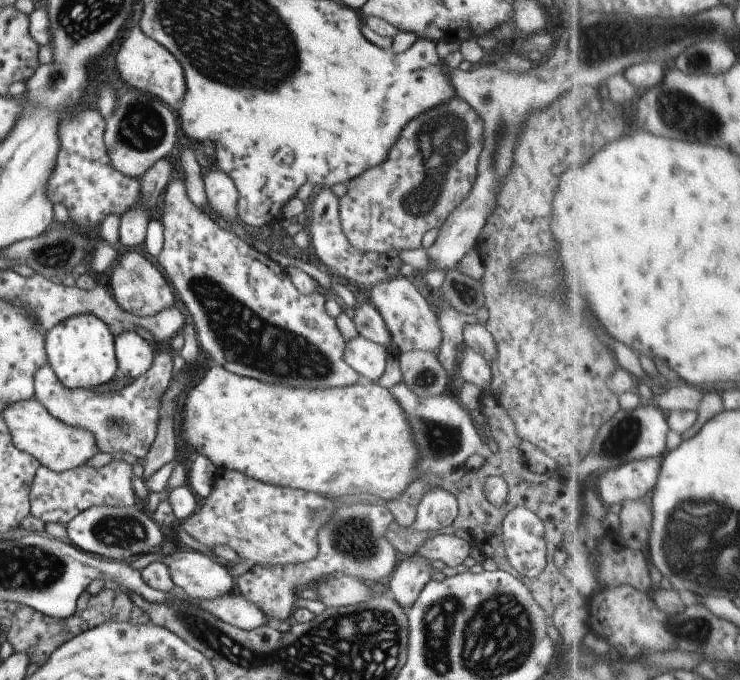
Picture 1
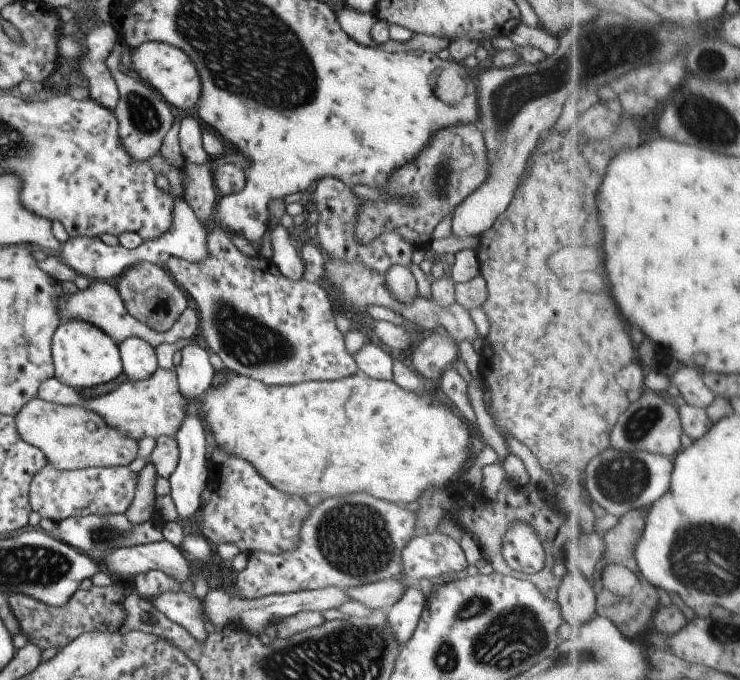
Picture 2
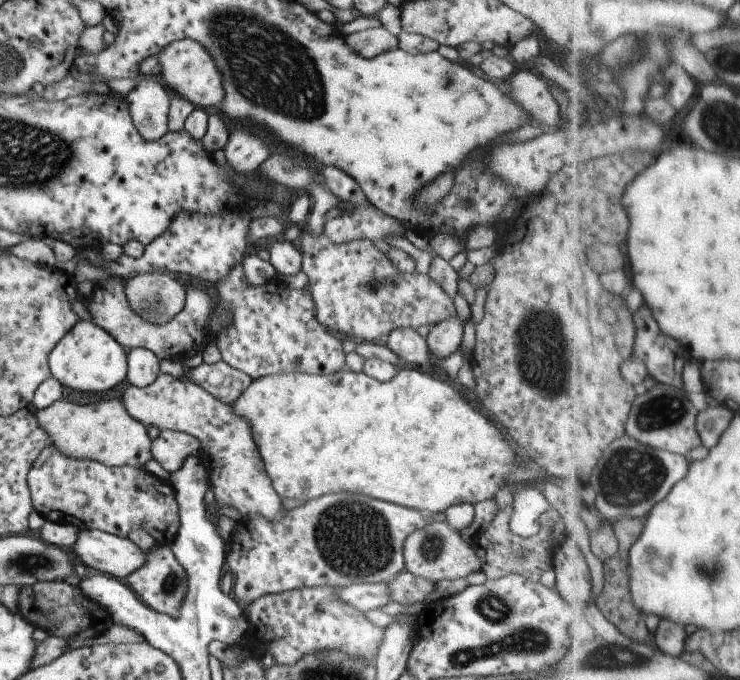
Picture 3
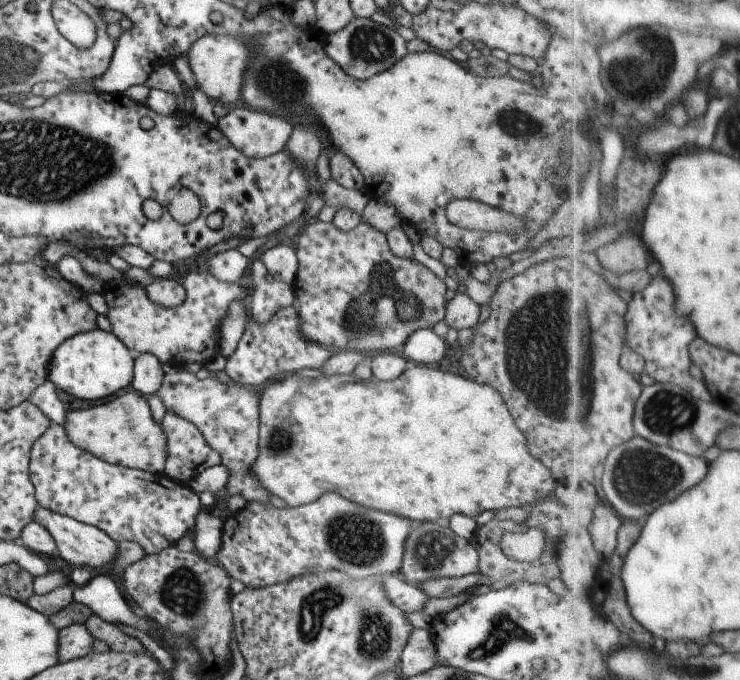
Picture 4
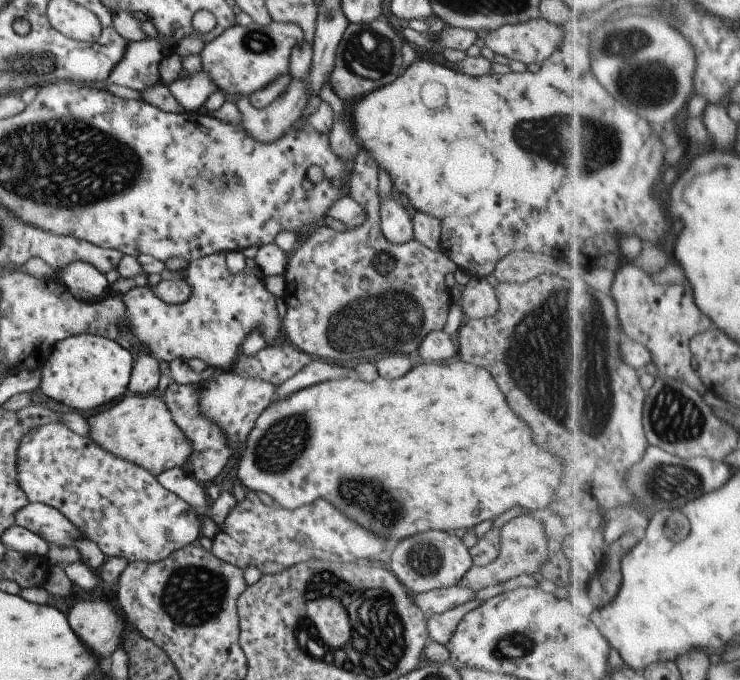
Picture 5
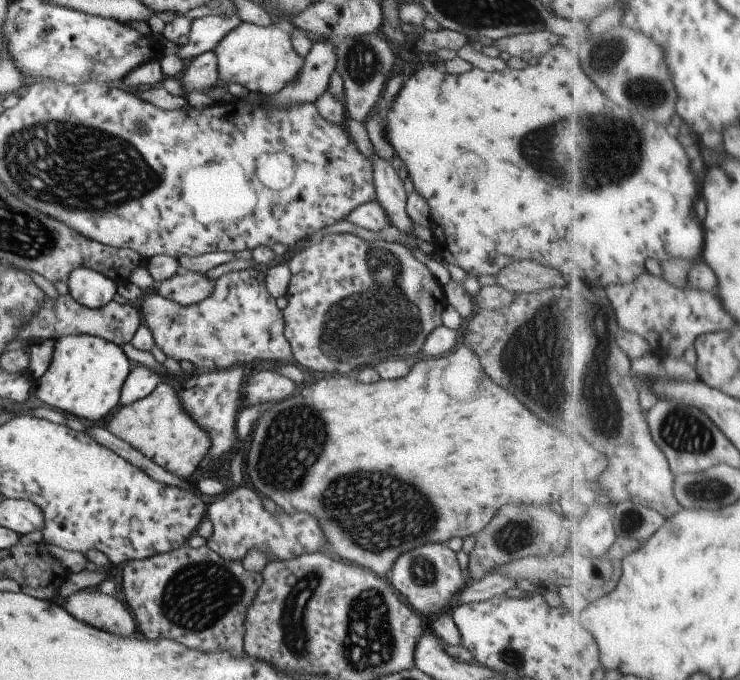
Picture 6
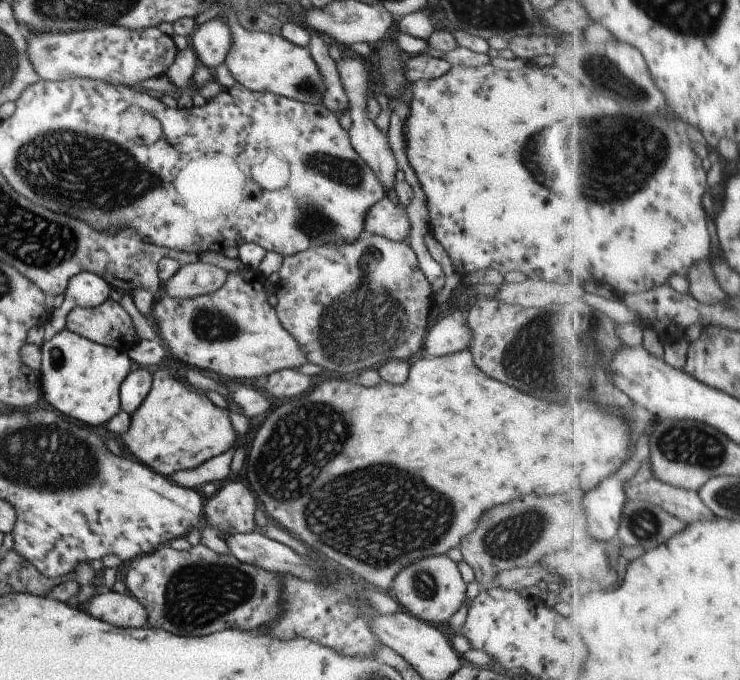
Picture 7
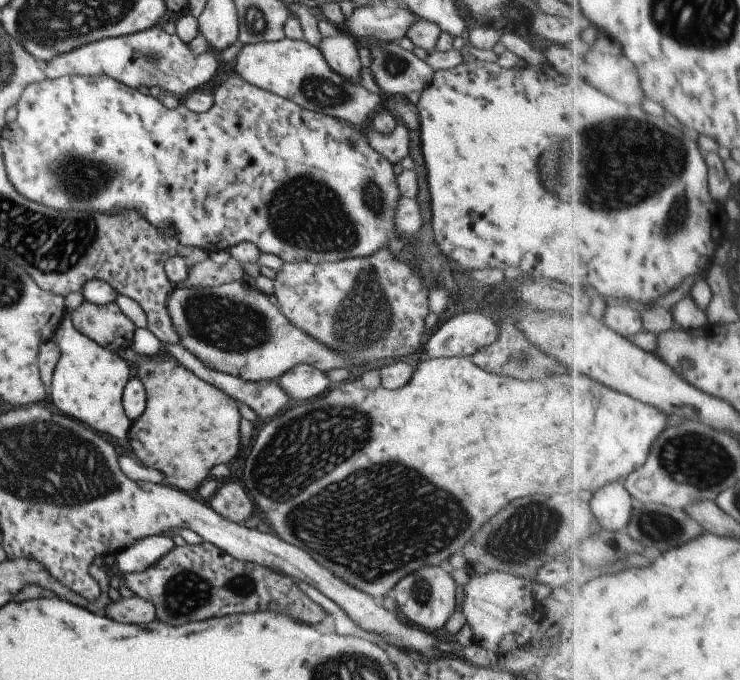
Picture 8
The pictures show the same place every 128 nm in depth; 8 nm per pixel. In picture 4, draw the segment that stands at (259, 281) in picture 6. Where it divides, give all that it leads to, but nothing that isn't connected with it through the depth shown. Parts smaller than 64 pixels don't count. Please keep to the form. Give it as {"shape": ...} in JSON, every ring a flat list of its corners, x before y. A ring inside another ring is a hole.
{"shape":[[187,273,181,304,173,308,155,306,147,300,143,286,124,281,104,282,100,295,105,301,109,330,132,353,149,353,161,364,180,366,187,362,204,365,217,355,220,324,230,300,242,300,249,291,238,282,223,282,209,273]]}

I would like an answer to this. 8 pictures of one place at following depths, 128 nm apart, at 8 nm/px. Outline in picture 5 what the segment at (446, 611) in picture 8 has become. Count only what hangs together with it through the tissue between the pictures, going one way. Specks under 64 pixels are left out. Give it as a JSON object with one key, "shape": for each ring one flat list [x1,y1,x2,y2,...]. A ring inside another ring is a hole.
{"shape":[[425,529,393,543,389,564,386,567,403,586,408,588,409,595,412,595,455,586,471,565,468,548,461,538,455,536,453,532]]}

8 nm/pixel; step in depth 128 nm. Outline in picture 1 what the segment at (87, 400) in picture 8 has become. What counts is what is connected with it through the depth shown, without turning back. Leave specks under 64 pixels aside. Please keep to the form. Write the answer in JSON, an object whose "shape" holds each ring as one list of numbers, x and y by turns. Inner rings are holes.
{"shape":[[76,314,58,322,44,334,47,364,68,389,91,389,113,378,116,358,114,336,108,326,92,314]]}

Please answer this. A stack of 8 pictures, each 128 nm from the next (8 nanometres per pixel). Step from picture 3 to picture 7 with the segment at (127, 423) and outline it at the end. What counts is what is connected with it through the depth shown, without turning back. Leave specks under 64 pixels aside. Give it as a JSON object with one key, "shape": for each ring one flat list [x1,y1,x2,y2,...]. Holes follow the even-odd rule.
{"shape":[[155,368,152,383,153,396,149,389,143,402,130,414,128,428,121,435,128,452,131,456,137,454,139,462,147,464,157,474,169,477,177,471,195,468,235,444,237,434,226,411,218,409,205,396,189,392,165,371],[145,408,149,408,153,424,145,422]]}

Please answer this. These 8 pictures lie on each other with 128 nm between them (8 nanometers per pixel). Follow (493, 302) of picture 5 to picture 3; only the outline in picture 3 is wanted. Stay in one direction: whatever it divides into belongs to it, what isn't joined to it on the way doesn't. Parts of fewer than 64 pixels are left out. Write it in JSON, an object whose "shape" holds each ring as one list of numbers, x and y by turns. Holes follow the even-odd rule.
{"shape":[[453,310,453,316,447,316,445,320,437,322,430,328,430,334,425,336,425,342,429,352,443,361,443,358,447,358,449,354,460,348,462,338,463,326,457,312]]}

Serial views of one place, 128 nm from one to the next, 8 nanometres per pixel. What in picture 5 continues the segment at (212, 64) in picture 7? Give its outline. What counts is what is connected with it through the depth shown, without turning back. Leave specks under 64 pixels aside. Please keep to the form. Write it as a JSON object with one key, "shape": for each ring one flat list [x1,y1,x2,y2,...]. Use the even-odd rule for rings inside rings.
{"shape":[[200,70,195,76,183,74,177,80,168,84,169,96,176,100,178,106,185,111,195,111,213,91,217,91,216,85,210,77]]}

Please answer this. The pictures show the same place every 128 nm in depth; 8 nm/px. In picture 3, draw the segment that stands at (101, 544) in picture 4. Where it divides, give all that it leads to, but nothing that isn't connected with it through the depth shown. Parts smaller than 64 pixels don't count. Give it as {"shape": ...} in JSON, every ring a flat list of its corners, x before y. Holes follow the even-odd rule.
{"shape":[[79,528,71,547,91,573,104,573,115,578,126,578,147,560,147,552,126,537,96,529]]}

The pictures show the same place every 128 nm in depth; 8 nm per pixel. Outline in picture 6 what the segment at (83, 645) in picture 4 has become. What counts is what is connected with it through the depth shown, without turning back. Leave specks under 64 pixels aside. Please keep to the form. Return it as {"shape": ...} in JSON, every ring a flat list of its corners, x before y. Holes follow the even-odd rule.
{"shape":[[83,590,56,601,69,616,99,631,118,637,137,634,130,610,111,595,99,594,97,590]]}

